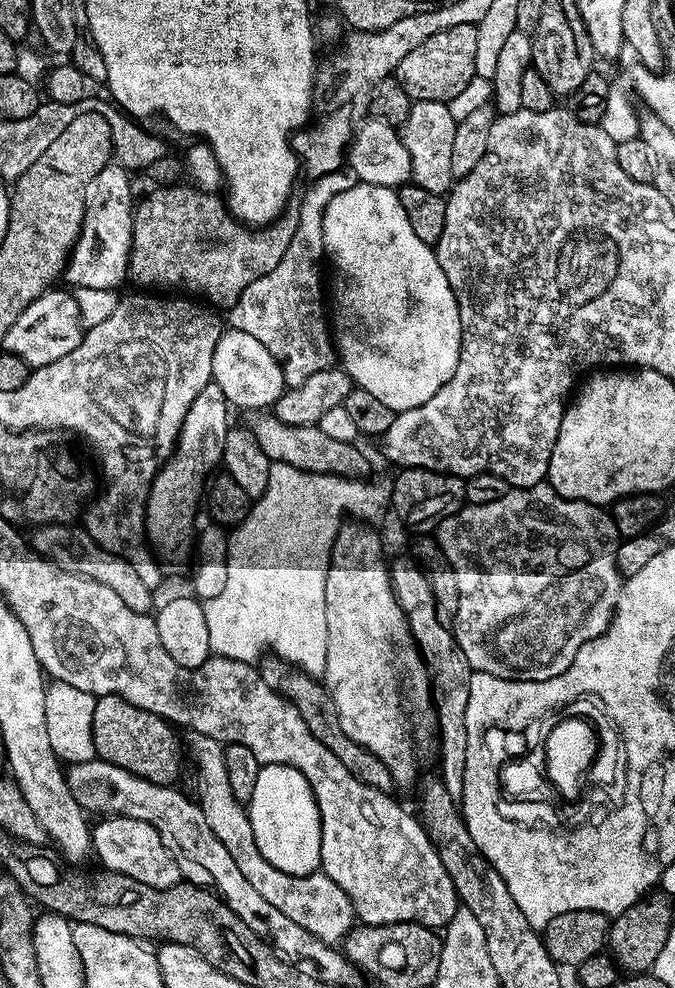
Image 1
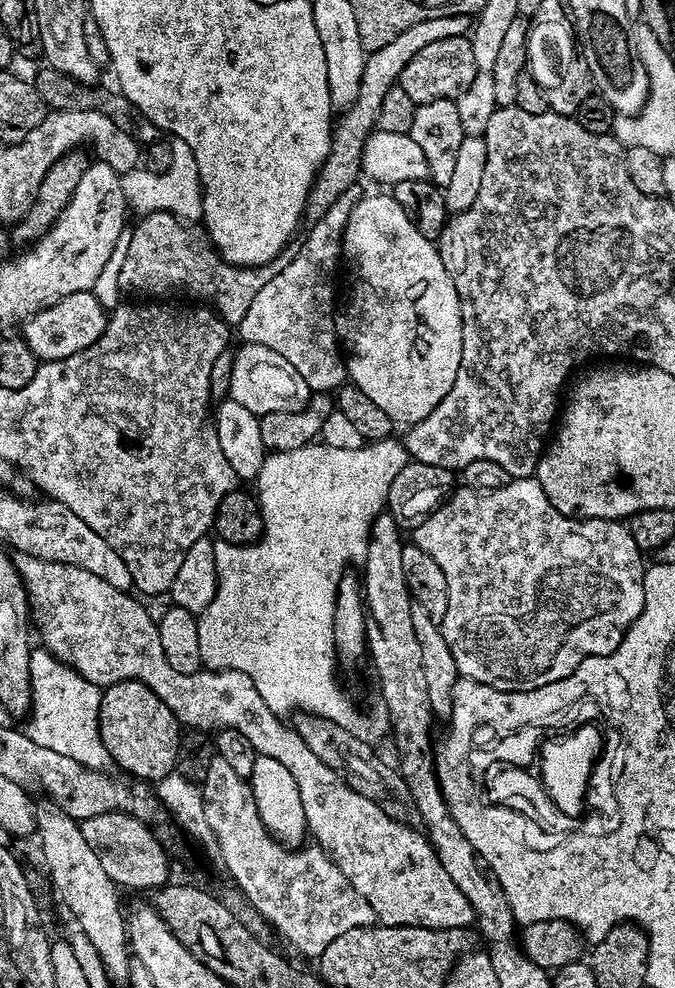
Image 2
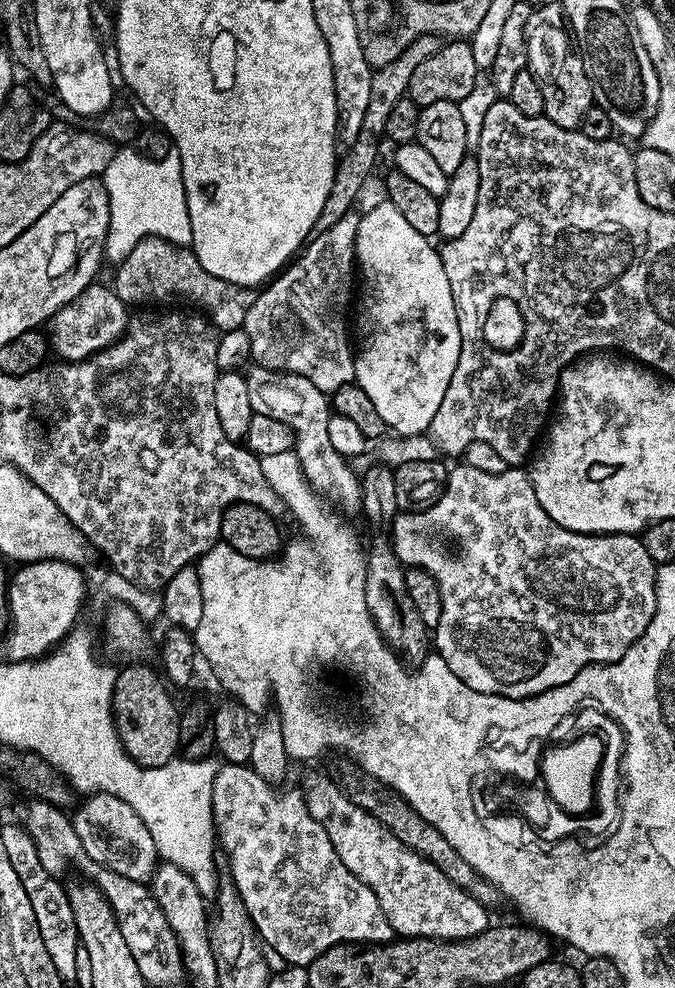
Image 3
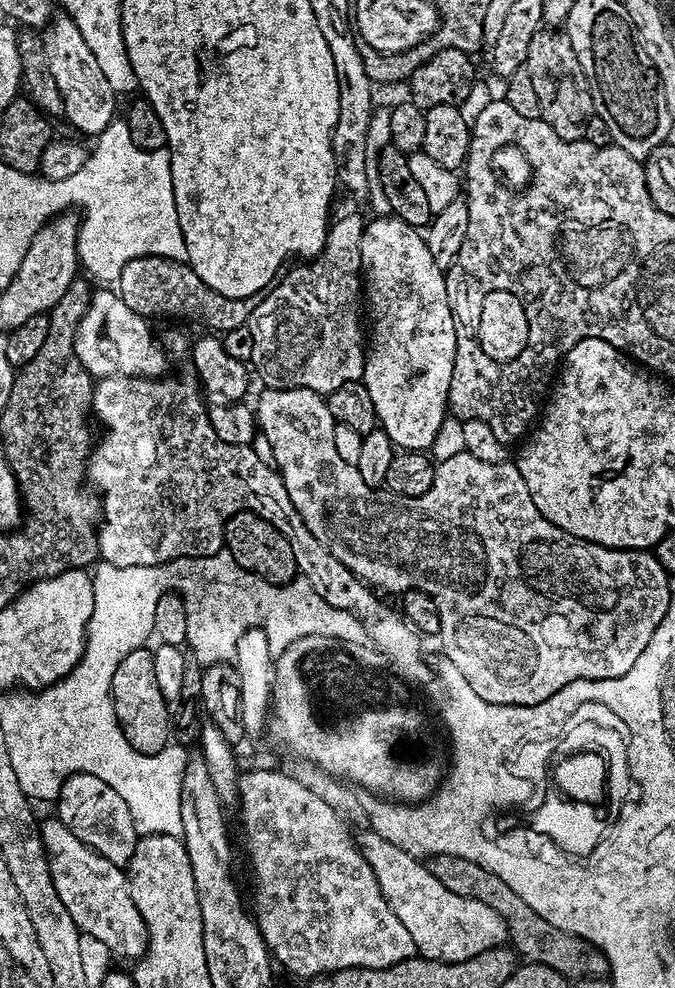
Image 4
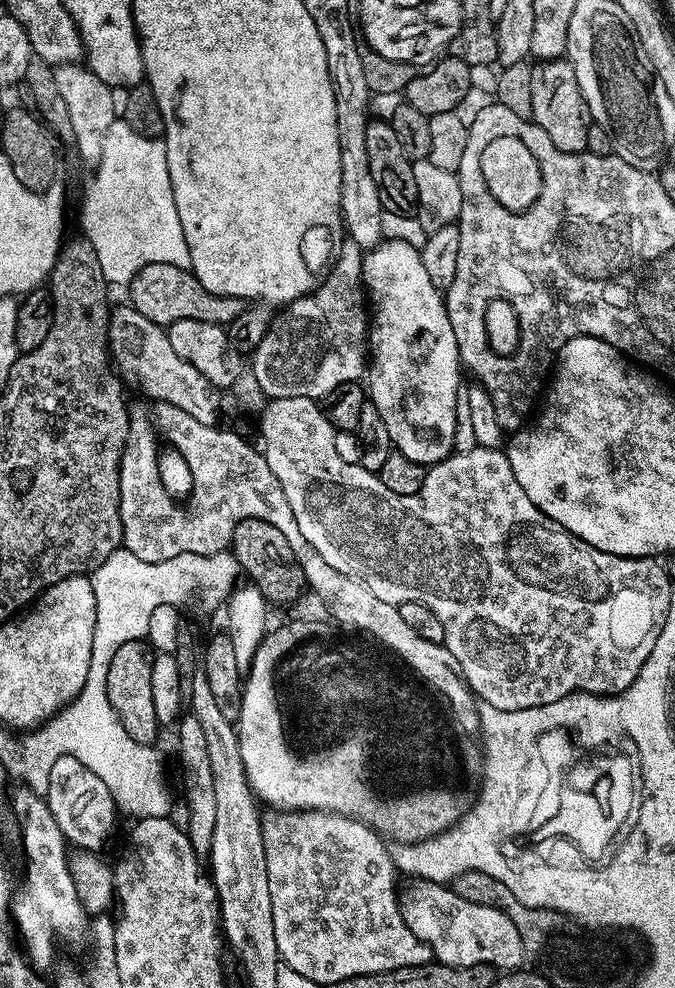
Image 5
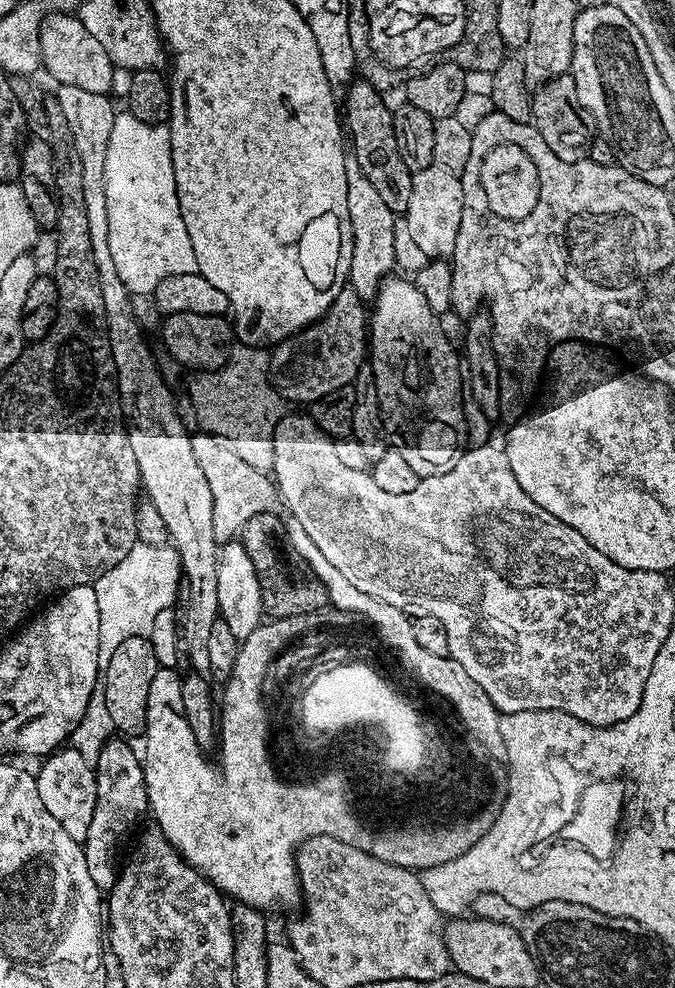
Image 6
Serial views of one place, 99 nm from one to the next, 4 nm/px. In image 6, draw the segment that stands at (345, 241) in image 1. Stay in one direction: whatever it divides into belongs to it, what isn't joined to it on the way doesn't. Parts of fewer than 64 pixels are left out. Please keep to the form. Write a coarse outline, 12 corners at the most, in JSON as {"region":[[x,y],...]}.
{"region":[[411,279],[371,309],[389,445],[421,478],[466,450],[462,360]]}

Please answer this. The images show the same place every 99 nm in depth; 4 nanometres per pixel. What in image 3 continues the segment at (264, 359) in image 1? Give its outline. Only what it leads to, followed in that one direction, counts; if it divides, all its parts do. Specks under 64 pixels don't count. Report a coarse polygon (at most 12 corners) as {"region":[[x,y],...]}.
{"region":[[252,366],[250,406],[291,428],[304,477],[329,505],[361,507],[330,444],[330,400],[292,372]]}

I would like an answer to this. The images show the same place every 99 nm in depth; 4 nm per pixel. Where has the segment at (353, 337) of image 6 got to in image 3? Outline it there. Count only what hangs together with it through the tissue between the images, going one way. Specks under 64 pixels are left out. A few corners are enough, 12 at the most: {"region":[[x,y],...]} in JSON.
{"region":[[361,213],[316,232],[242,332],[261,368],[326,394],[348,341]]}

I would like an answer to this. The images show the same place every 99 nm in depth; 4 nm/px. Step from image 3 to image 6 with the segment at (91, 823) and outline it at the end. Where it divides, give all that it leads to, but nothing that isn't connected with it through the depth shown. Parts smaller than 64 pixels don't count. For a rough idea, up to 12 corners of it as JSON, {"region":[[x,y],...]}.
{"region":[[71,746],[35,773],[46,810],[84,841],[94,818],[96,774]]}

